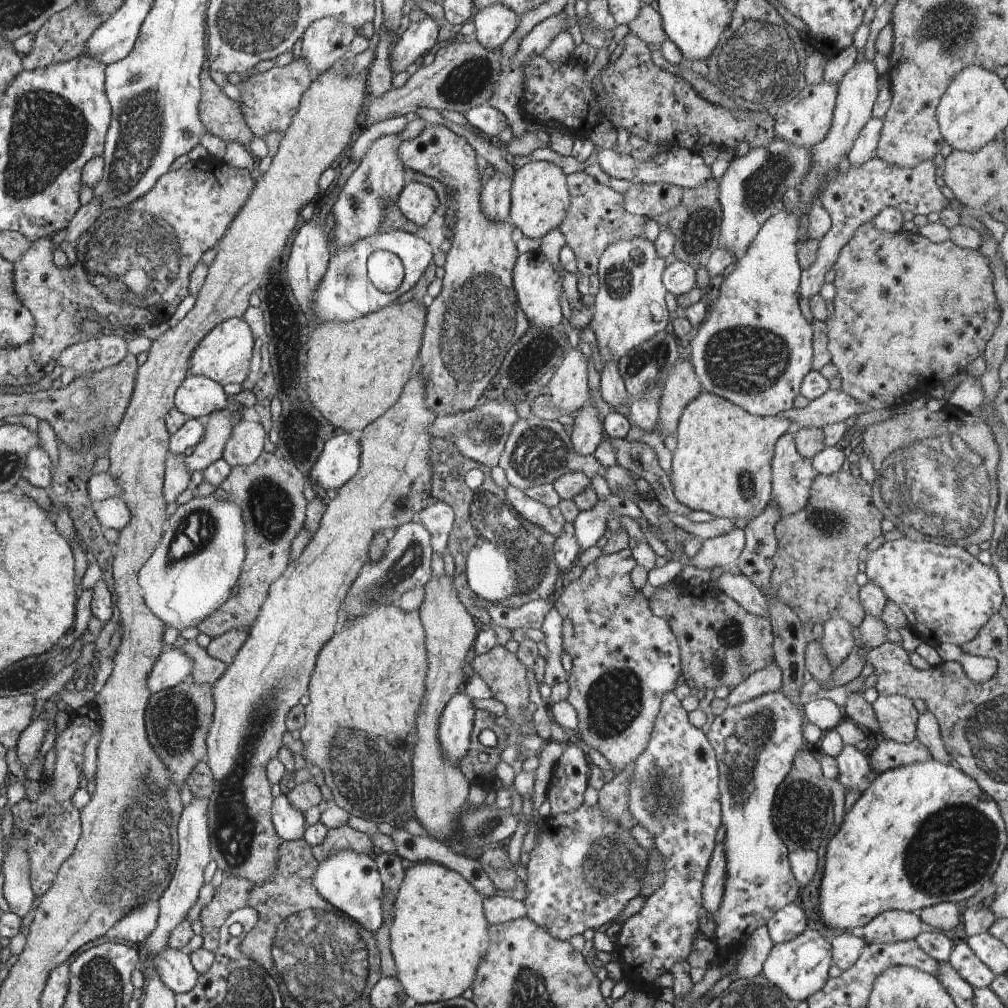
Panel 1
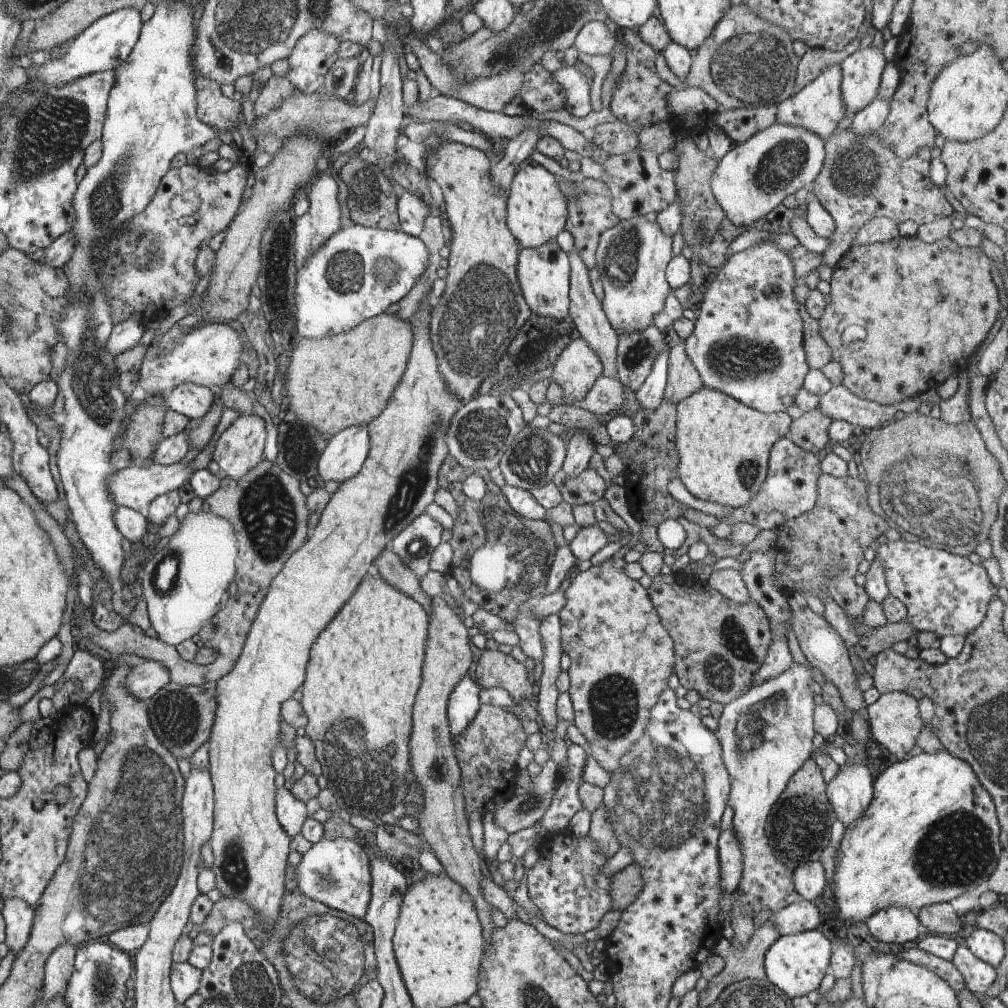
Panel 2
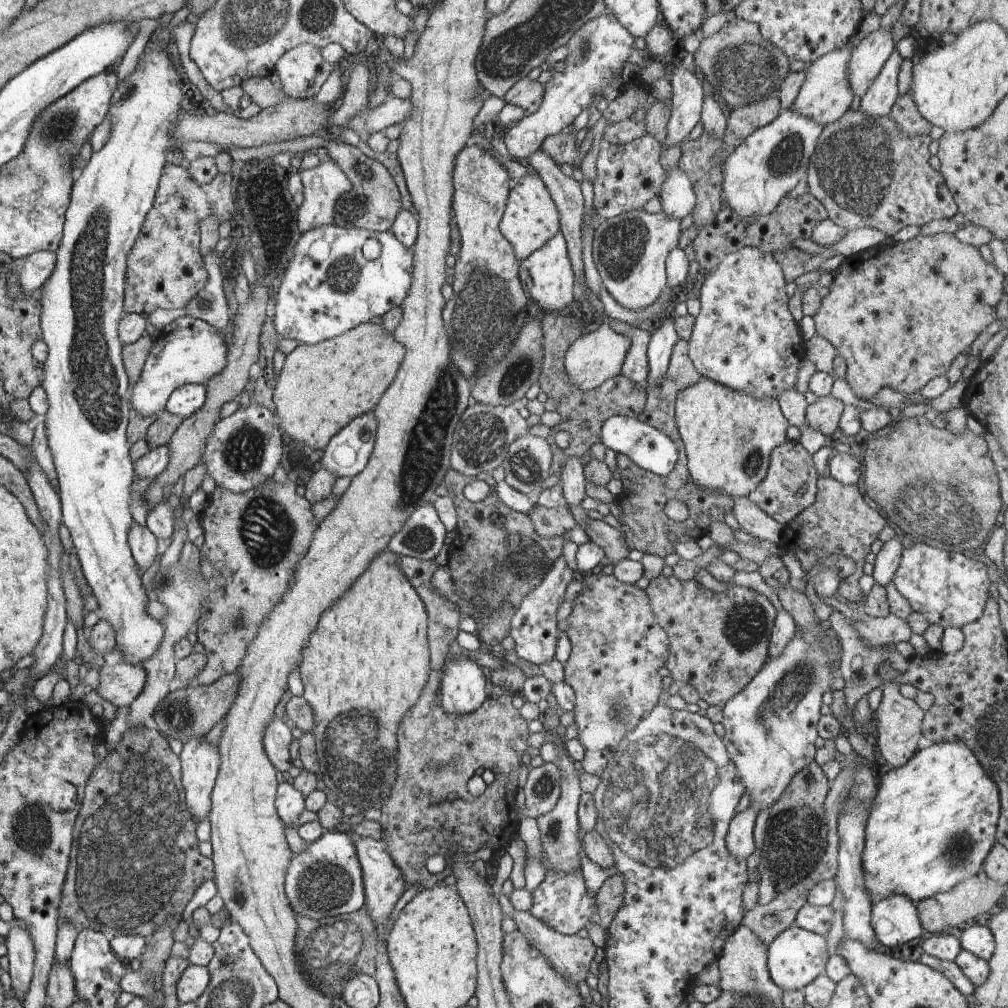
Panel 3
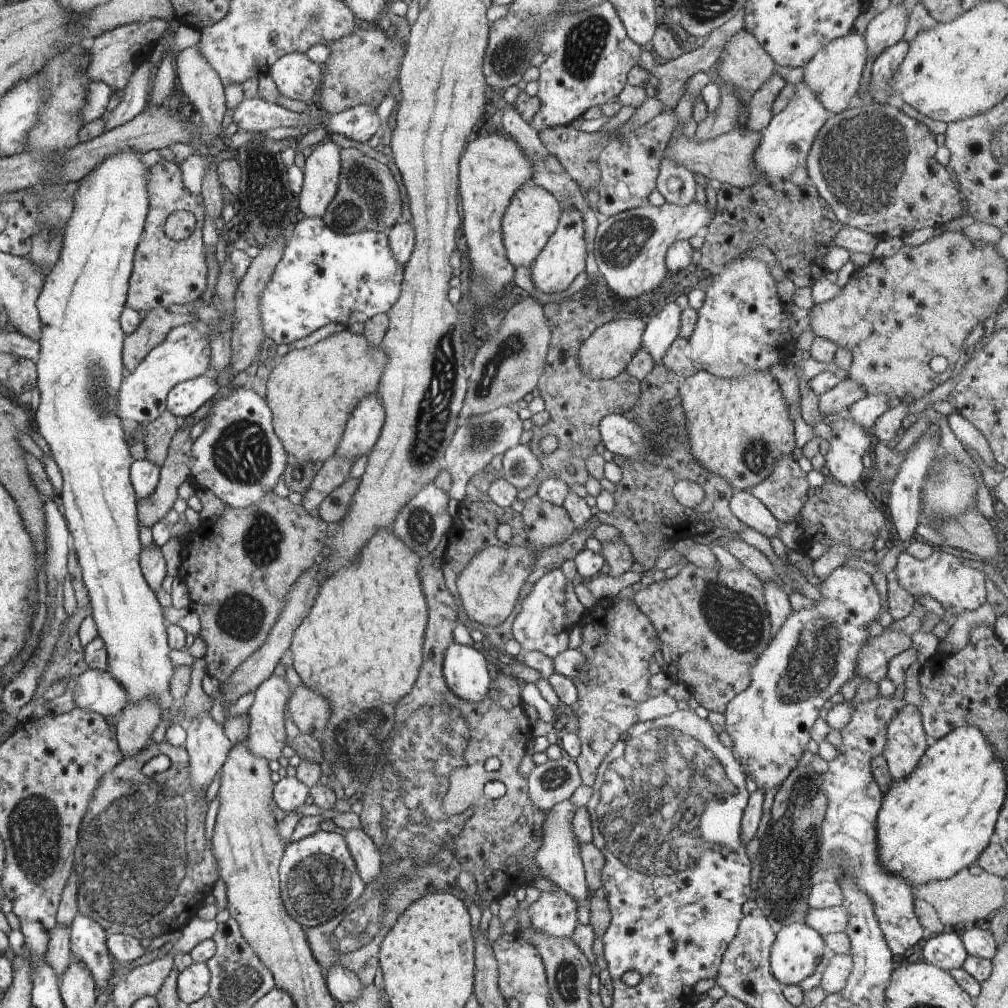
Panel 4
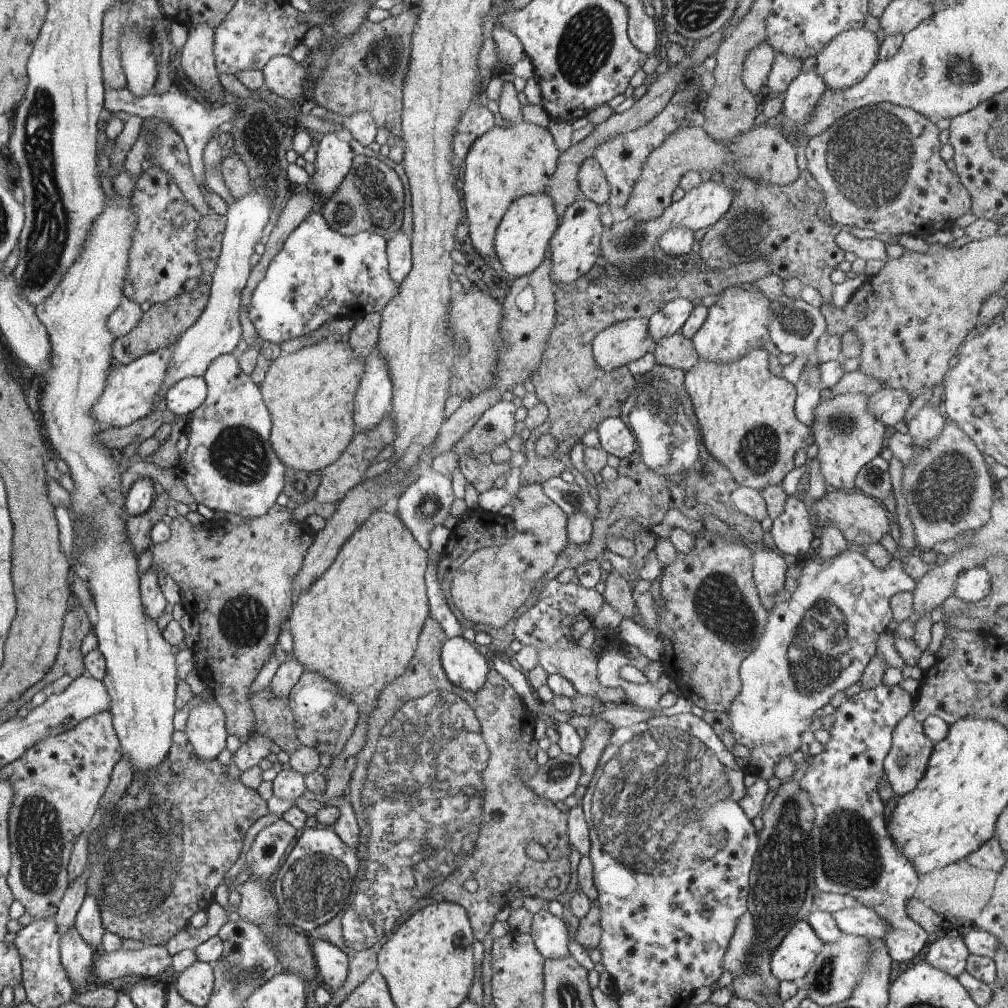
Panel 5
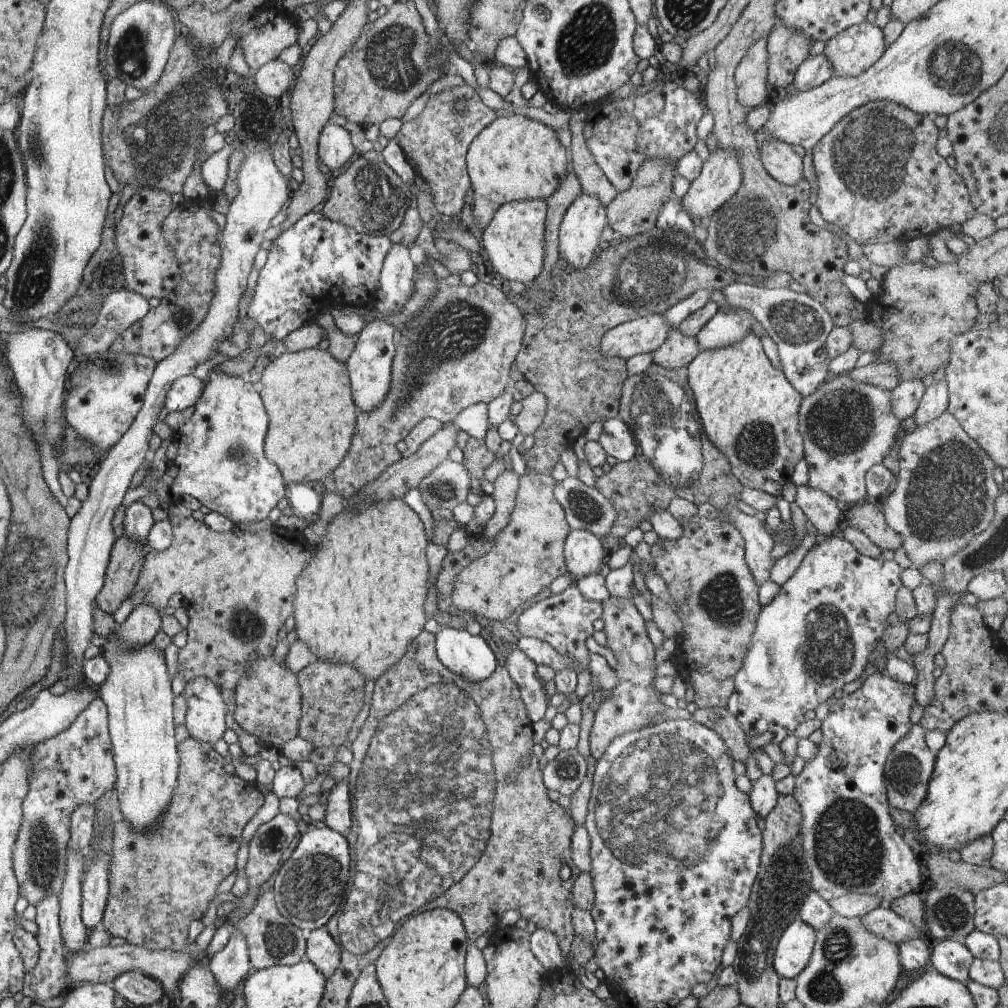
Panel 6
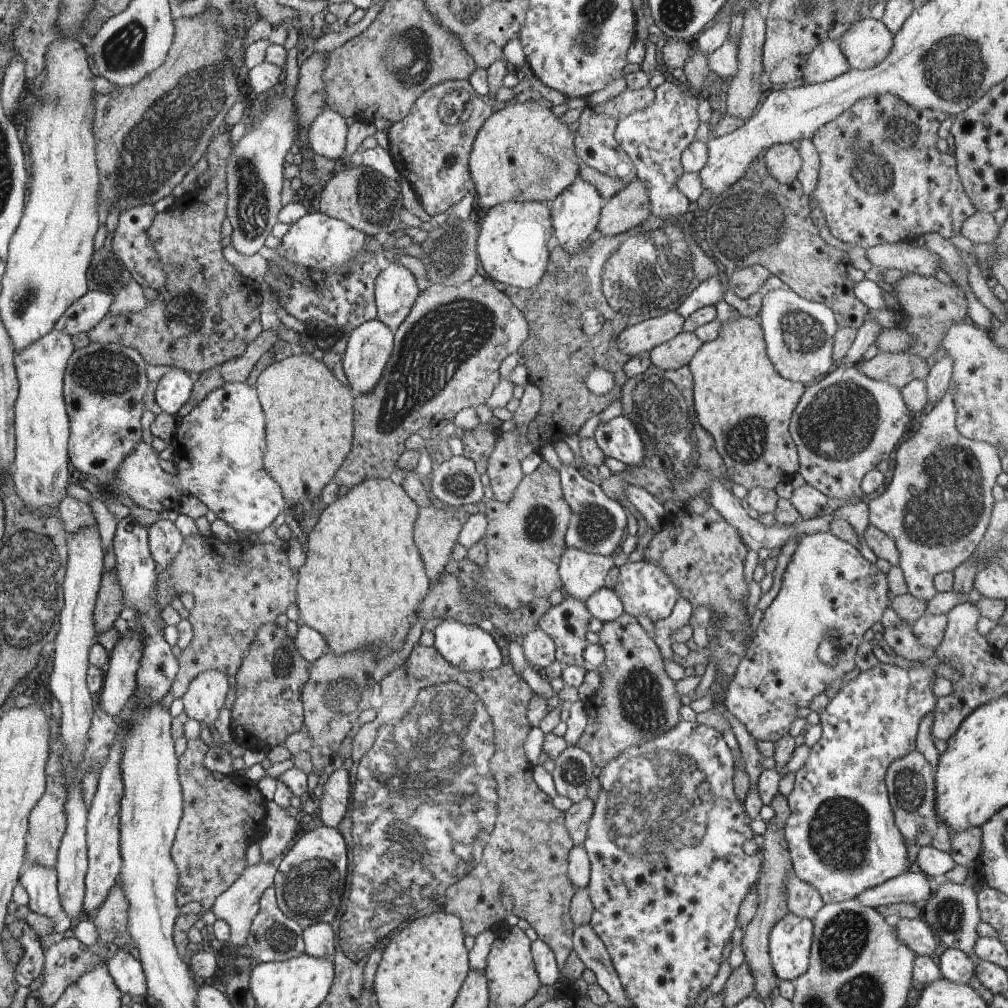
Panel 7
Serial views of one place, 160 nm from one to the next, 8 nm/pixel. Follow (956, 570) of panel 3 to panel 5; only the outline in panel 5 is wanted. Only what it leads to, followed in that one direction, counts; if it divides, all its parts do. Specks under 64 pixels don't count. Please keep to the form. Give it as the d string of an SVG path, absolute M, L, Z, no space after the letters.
M984 566L974 567L956 577L953 595L964 602L978 602L990 592L994 582Z

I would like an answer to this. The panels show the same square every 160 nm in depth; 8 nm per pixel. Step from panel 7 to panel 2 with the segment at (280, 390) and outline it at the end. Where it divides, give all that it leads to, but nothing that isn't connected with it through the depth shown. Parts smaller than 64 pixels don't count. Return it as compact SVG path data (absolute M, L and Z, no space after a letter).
M382 313L365 320L351 331L321 339L302 337L290 362L287 364L287 391L290 409L299 421L307 422L319 433L333 437L352 425L370 424L387 407L395 388L403 380L413 345L413 328L410 321L402 320L396 313Z

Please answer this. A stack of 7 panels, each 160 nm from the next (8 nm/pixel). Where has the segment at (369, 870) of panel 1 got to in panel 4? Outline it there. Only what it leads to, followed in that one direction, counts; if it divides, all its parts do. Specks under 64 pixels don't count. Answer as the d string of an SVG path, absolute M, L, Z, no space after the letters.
M322 829L289 844L279 864L279 876L282 878L283 903L304 928L316 928L336 916L349 915L370 885L363 879L352 851L347 847L346 837Z

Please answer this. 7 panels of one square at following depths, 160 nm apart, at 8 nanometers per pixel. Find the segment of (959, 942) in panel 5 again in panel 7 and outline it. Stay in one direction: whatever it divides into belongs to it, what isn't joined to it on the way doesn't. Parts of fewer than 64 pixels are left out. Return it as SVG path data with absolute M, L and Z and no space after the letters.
M947 948L940 956L939 969L945 979L968 985L972 980L975 964L963 950Z

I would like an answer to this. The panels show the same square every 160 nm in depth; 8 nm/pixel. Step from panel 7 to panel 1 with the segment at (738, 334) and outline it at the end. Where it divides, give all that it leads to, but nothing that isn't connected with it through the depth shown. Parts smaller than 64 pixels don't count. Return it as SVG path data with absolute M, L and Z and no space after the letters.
M702 392L691 401L680 416L676 438L678 446L672 453L670 479L680 503L692 511L706 511L717 518L738 520L757 518L771 501L772 460L776 442L793 424L780 416L752 415L720 396Z

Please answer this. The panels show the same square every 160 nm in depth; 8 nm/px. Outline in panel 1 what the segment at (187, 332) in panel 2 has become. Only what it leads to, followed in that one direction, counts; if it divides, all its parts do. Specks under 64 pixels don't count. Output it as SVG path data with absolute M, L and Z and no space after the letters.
M232 318L218 324L207 336L204 336L199 347L192 352L190 374L192 376L206 376L218 384L240 384L250 374L250 360L254 350L254 336L250 326L243 318Z

